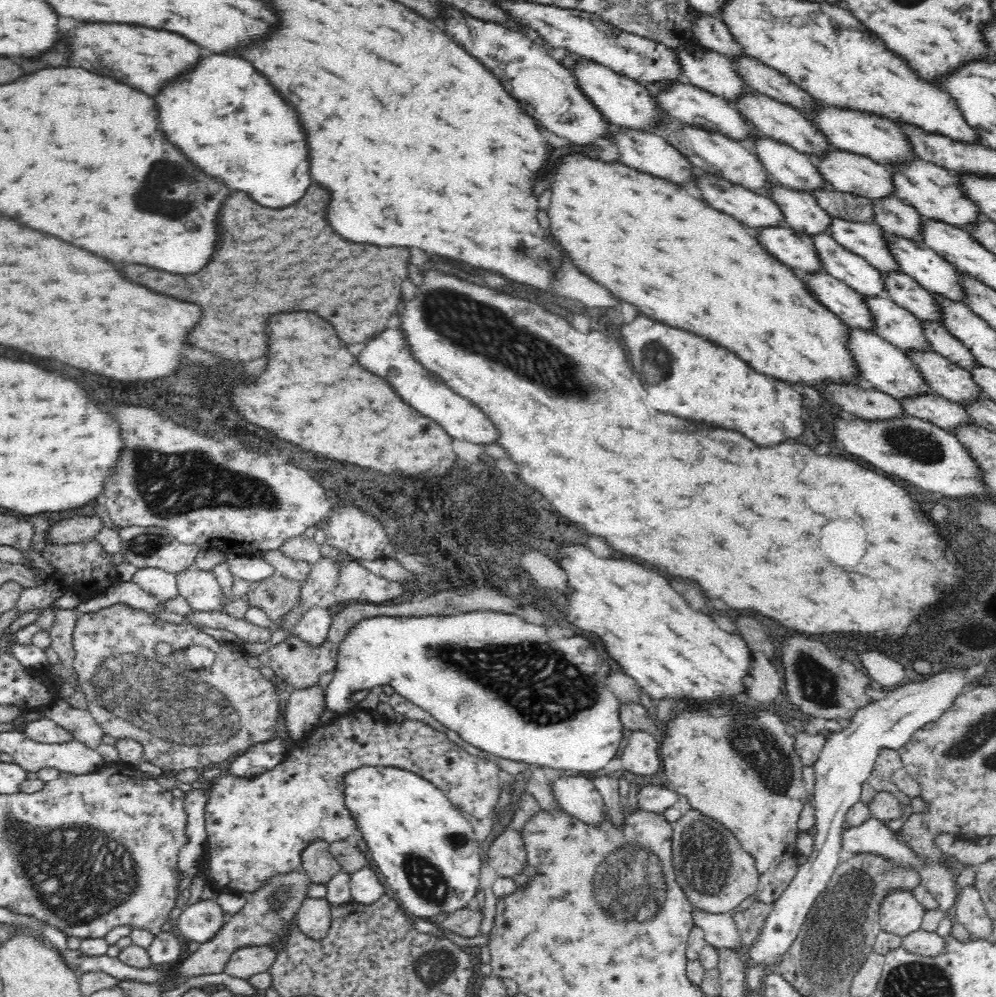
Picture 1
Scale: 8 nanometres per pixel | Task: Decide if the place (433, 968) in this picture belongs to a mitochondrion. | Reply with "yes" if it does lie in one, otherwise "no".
yes

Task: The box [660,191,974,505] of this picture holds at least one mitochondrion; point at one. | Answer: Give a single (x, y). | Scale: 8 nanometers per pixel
(922, 448)

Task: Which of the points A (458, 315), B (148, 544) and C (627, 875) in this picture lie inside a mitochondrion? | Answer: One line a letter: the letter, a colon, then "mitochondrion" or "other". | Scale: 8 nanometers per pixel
A: mitochondrion
B: mitochondrion
C: mitochondrion

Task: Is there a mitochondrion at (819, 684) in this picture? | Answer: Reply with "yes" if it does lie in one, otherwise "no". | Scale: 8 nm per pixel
yes

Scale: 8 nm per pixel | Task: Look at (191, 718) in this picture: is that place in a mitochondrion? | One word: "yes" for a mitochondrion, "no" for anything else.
yes

